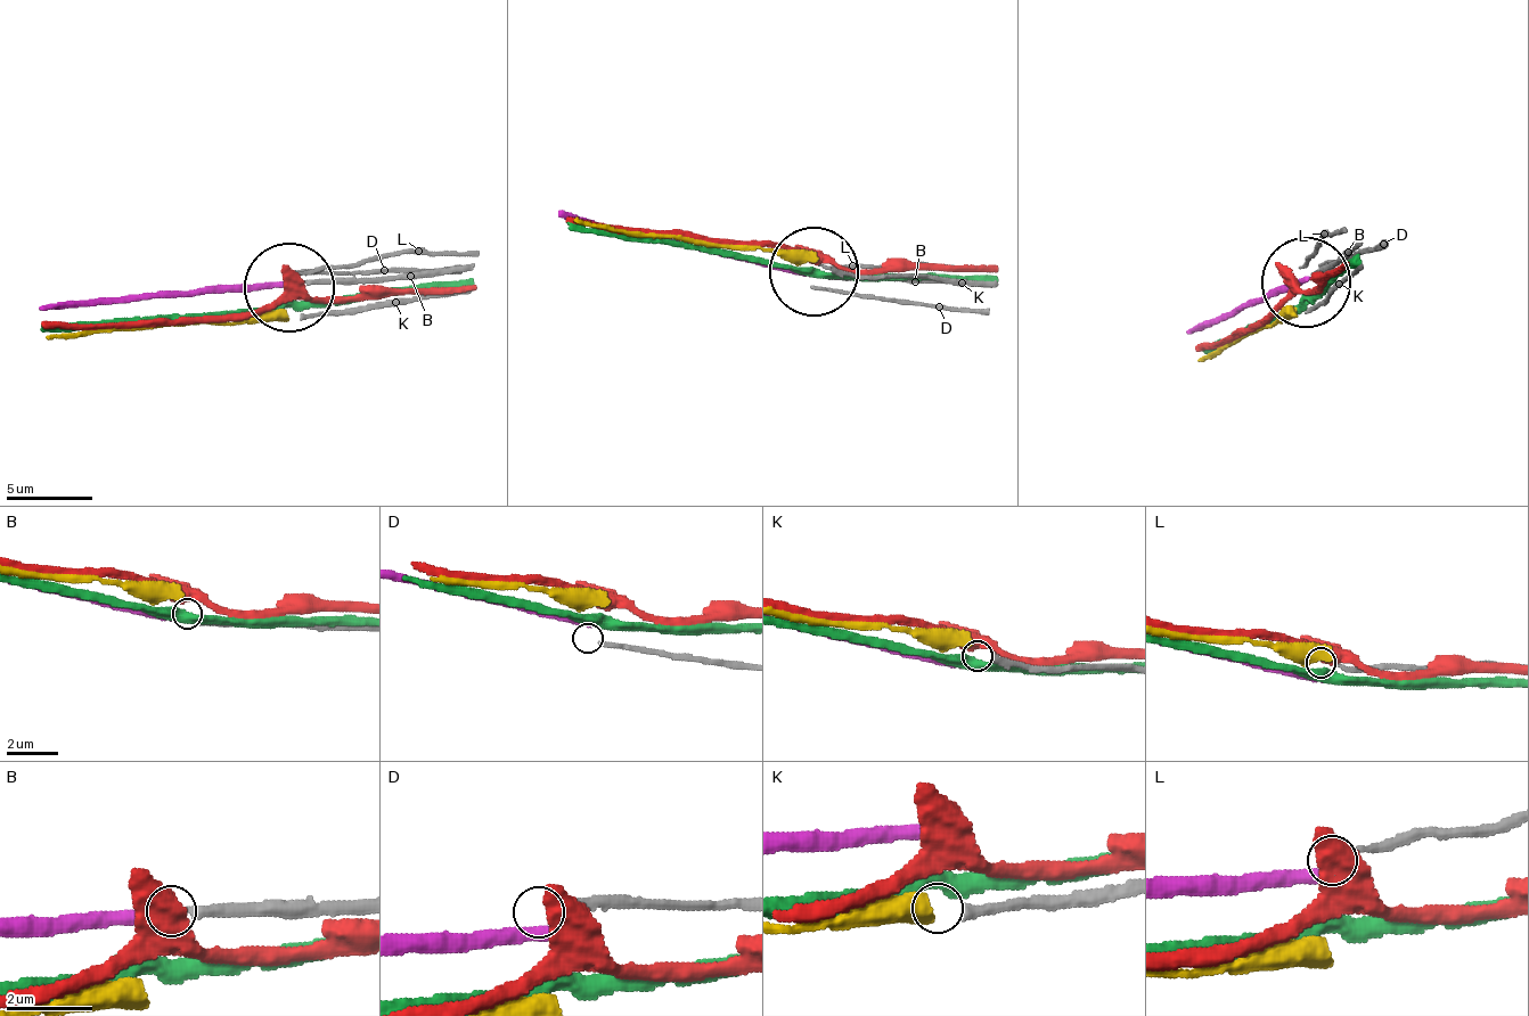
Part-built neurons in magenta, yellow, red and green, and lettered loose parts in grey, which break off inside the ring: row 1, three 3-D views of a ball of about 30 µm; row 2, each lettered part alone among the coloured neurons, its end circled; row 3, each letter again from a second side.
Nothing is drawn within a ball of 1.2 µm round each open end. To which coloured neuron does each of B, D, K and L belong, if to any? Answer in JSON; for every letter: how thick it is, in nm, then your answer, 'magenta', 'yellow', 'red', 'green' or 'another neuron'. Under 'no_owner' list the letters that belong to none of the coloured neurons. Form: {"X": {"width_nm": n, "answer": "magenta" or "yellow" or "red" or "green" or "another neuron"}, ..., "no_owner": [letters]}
{"B": {"width_nm": 280, "answer": "magenta"}, "D": {"width_nm": 200, "answer": "another neuron"}, "K": {"width_nm": 240, "answer": "yellow"}, "L": {"width_nm": 180, "answer": "another neuron"}, "no_owner": ["D", "L"]}

